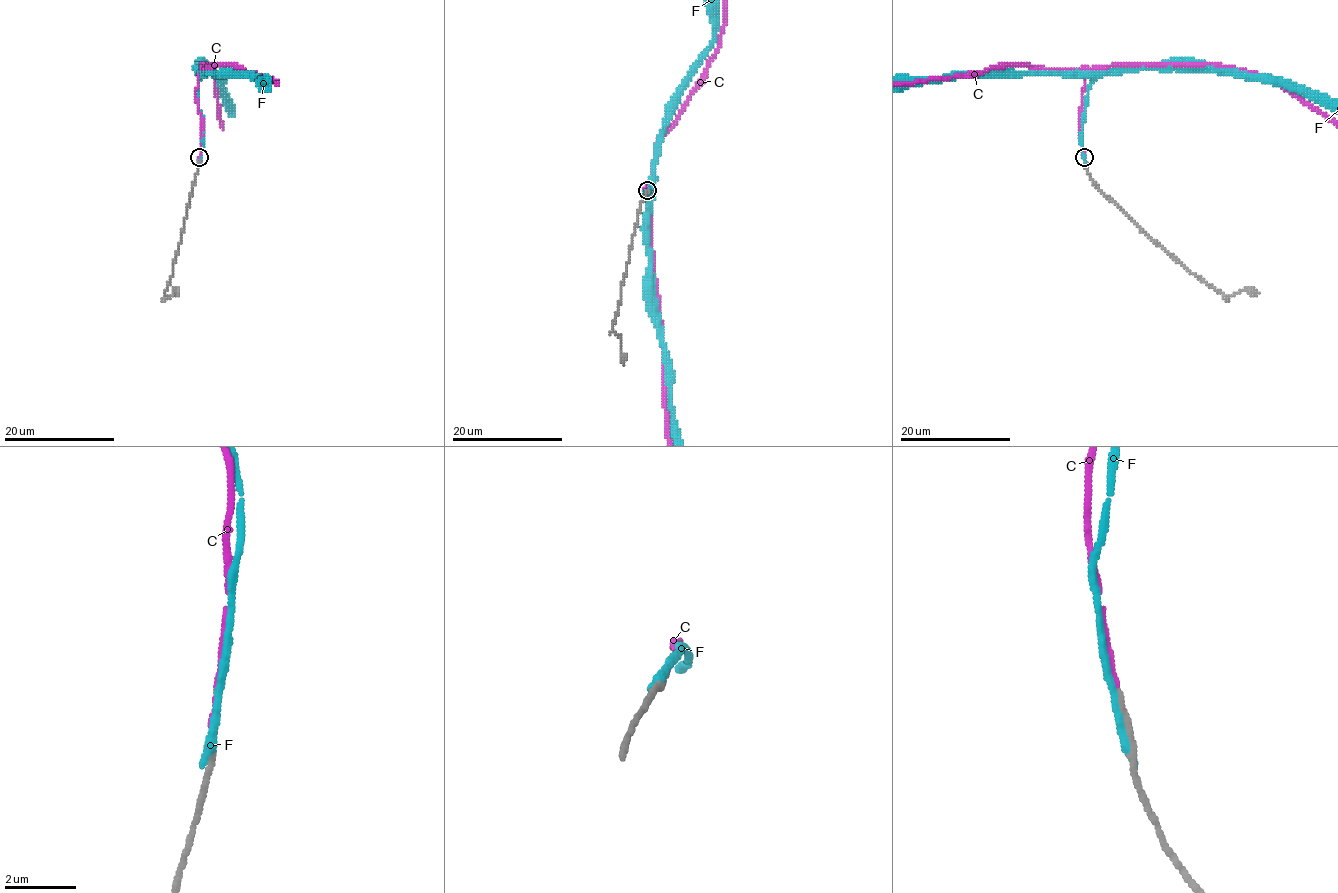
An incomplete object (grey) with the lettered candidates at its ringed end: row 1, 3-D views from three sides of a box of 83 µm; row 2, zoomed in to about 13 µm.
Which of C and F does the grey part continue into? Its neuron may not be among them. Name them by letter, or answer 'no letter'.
C

